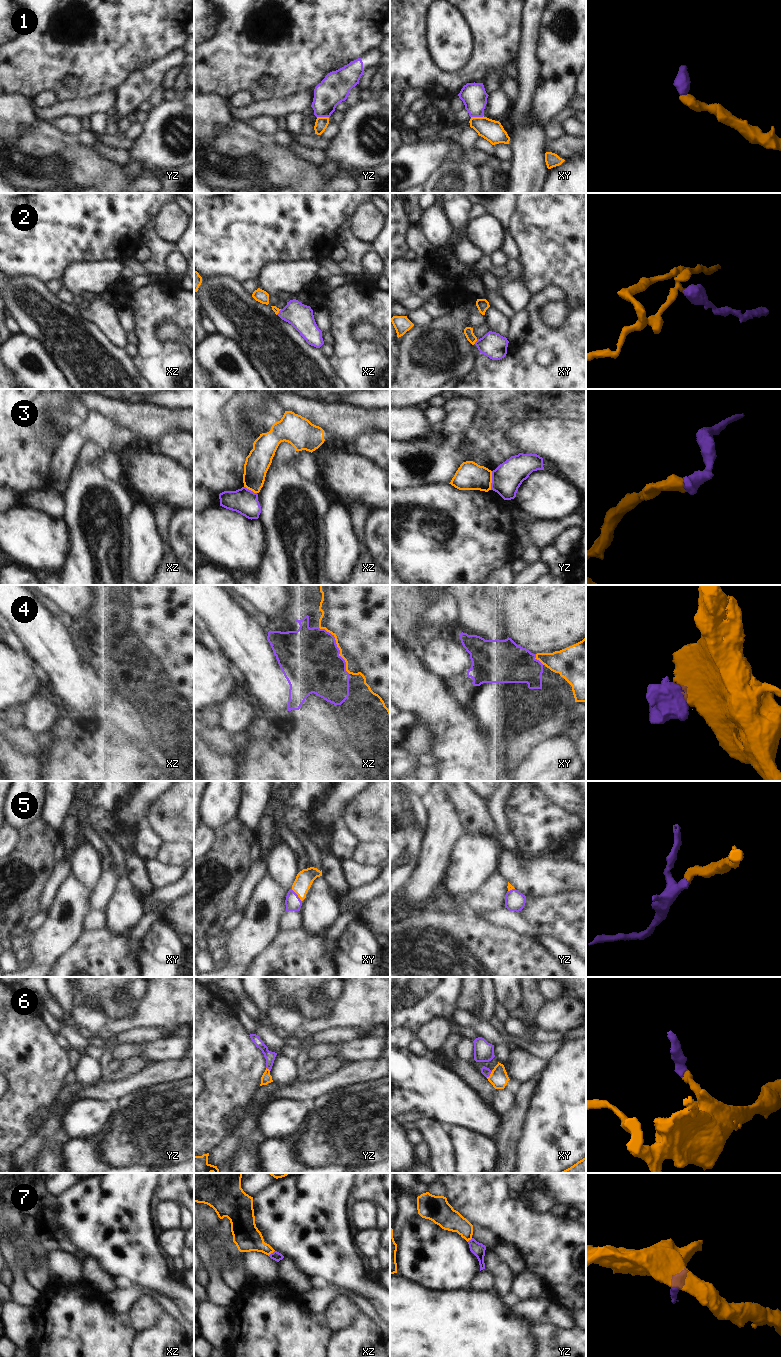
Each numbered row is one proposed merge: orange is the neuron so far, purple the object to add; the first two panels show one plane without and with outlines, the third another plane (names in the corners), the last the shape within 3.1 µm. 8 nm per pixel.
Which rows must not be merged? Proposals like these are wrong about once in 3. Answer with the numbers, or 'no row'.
3, 4, 7

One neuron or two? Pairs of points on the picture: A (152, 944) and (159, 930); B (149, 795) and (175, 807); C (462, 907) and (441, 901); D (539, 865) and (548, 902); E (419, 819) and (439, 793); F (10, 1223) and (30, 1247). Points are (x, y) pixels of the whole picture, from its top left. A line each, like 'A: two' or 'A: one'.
A: one
B: two
C: one
D: two
E: two
F: one

